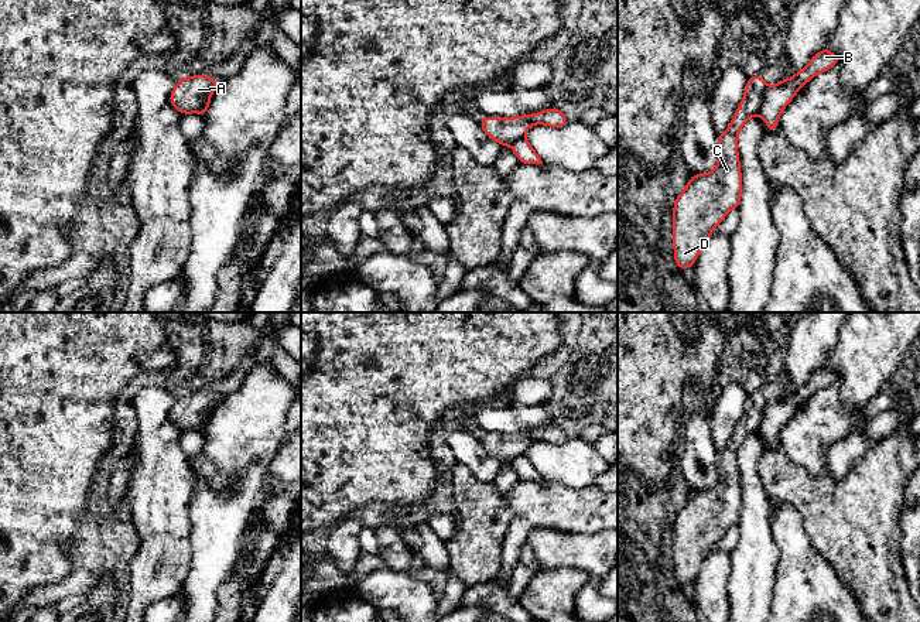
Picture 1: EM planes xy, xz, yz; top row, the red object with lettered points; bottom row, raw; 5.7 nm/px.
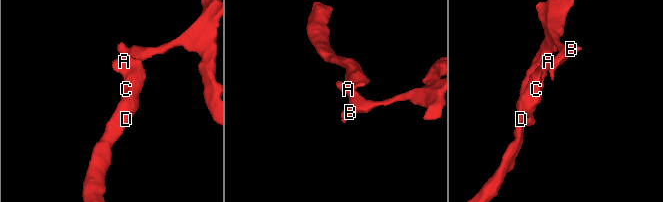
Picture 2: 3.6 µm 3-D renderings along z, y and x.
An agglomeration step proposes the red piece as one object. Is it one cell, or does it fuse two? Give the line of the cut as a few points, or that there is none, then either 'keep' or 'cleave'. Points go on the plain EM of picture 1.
yz (768, 403), (758, 430) | cleave

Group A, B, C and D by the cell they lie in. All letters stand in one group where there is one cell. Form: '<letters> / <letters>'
A C D / B

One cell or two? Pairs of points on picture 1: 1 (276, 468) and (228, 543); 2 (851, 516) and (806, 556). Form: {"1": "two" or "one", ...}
{"1": "two", "2": "two"}

